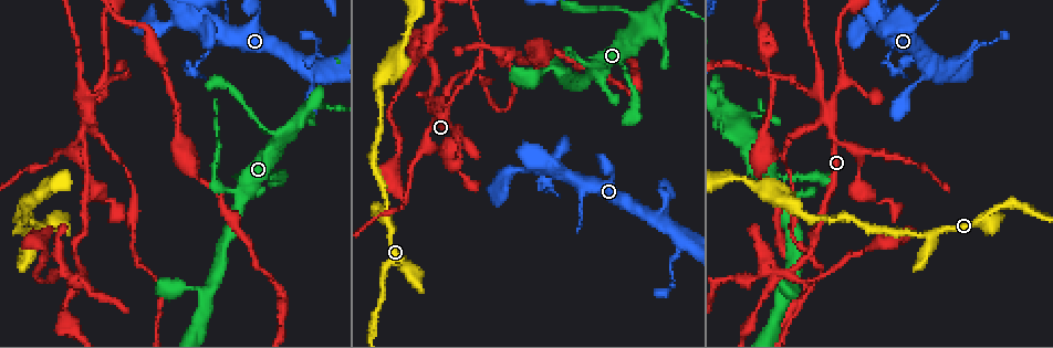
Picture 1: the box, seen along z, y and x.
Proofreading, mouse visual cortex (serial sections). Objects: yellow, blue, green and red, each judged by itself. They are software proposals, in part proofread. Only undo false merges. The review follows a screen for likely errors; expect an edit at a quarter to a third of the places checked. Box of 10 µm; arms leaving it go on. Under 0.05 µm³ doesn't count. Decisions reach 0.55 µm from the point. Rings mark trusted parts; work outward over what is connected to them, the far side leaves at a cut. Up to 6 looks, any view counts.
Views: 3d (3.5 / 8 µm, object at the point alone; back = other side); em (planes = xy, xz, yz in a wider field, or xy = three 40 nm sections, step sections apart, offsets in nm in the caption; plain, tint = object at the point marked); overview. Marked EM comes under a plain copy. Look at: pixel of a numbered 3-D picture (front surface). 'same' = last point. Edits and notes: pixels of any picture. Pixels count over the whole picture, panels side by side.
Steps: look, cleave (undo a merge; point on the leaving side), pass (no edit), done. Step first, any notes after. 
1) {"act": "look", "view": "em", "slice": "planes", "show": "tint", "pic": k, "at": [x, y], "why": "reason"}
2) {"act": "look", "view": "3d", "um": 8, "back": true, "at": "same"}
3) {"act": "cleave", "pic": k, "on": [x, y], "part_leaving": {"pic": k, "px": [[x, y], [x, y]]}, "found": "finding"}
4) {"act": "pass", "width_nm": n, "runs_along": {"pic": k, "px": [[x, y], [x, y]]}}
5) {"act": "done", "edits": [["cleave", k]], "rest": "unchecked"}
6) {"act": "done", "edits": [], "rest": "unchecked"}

{"act": "look", "view": "3d", "um": 3.5, "pic": 1, "at": [232, 192], "why": "abrupt turn"}

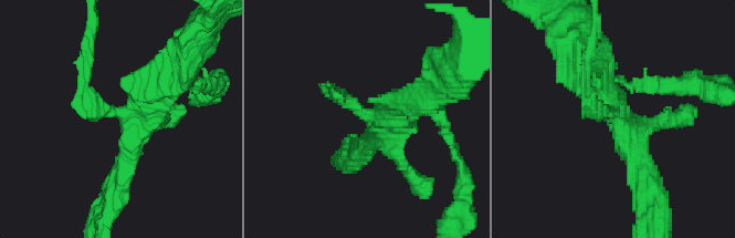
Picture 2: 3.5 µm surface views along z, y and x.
{"act": "look", "view": "em", "slice": "xy", "step": 3, "show": "tint", "pic": 2, "at": [613, 113]}

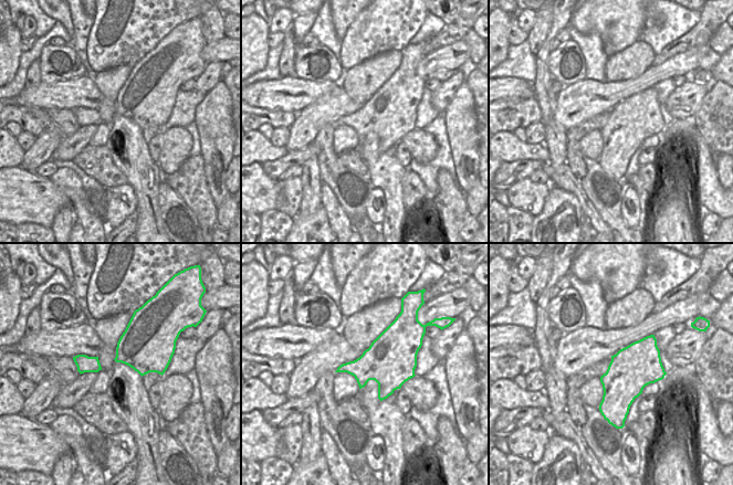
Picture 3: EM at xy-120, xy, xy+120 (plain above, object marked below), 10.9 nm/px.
{"act": "look", "view": "em", "slice": "xy", "step": 1, "show": "tint", "at": "same", "why": "cut it another way"}

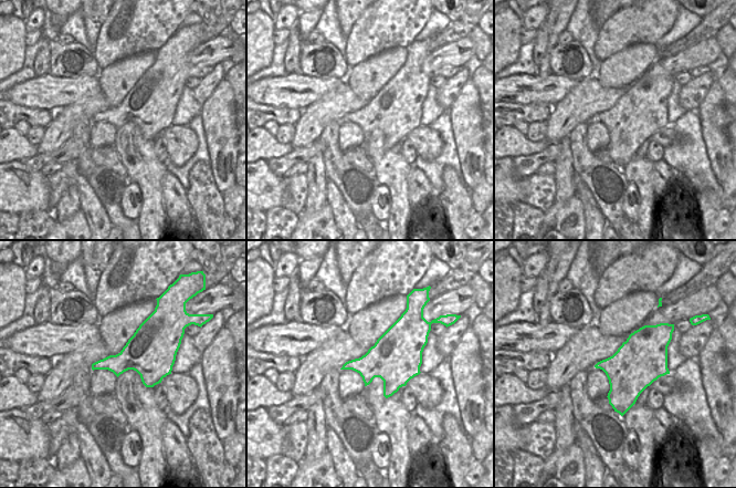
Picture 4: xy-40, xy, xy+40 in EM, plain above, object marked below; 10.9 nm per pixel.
{"act": "pass", "runs_along": {"pic": 2, "px": [[418, 99], [364, 115], [333, 90]]}, "found": "continuous, no second cell"}

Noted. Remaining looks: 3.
{"act": "look", "view": "3d", "um": 3.5, "back": true, "pic": 1, "at": [876, 20], "why": "sudden change in width"}

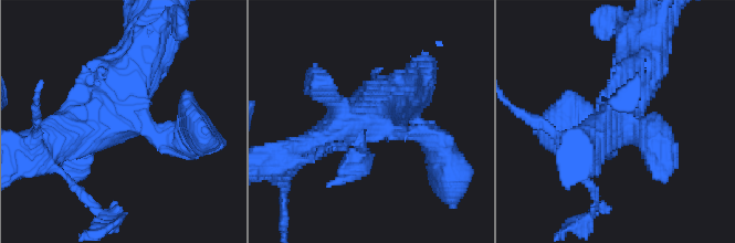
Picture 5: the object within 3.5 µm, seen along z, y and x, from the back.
{"act": "look", "view": "em", "slice": "xy", "step": 1, "show": "tint", "pic": 5, "at": [372, 125]}

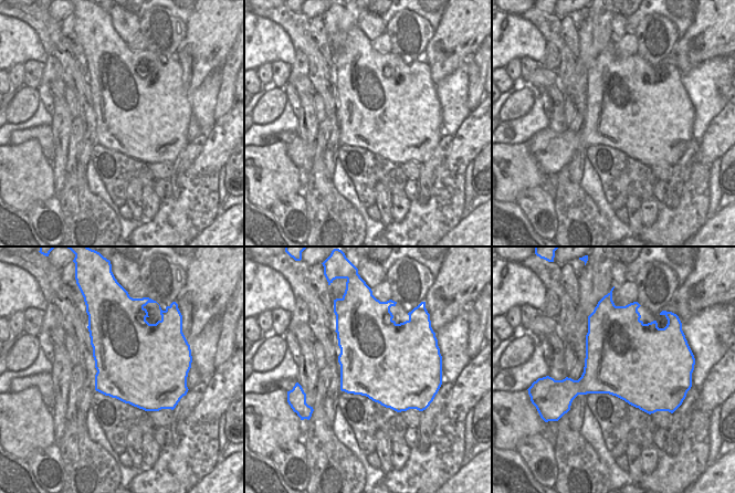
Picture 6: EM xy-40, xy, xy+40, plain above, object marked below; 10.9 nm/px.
{"act": "pass", "runs_along": {"pic": 5, "px": [[290, 156], [347, 125], [422, 133]]}, "found": "one cell here"}

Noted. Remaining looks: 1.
{"act": "done", "edits": [], "rest": "unchecked"}

